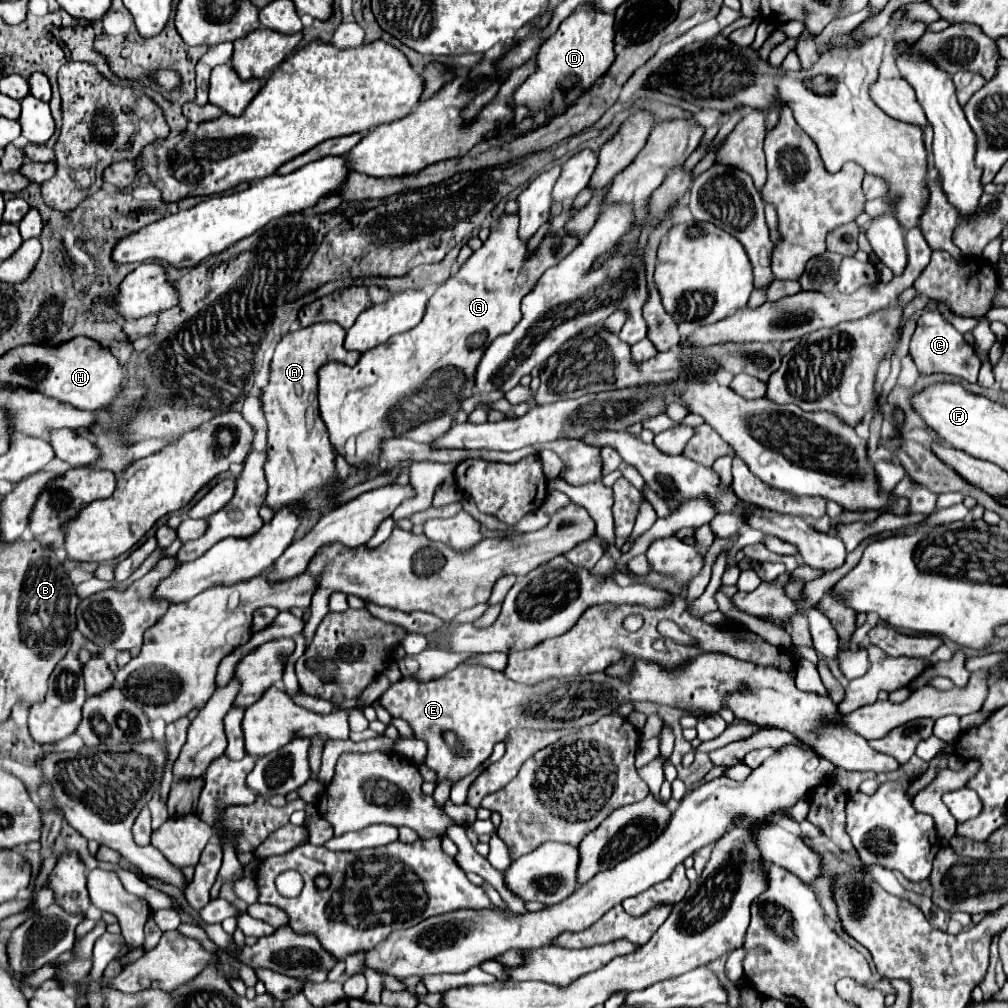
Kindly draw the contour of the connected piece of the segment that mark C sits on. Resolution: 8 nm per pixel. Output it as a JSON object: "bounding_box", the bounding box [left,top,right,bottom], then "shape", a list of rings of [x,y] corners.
{"bounding_box":[910,310,980,382],"shape":[[[938,310],[924,312],[918,318],[916,330],[910,340],[910,356],[918,366],[920,374],[950,374],[964,378],[968,382],[976,382],[978,378],[978,370],[980,370],[978,356],[974,354],[974,350],[970,350],[964,336],[952,324],[948,324]]]}

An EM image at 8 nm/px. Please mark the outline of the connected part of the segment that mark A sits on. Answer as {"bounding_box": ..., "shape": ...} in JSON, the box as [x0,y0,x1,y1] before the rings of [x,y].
{"bounding_box":[262,322,360,510],"shape":[[[320,322],[288,332],[274,350],[270,382],[262,388],[264,418],[268,422],[268,462],[264,464],[268,480],[266,504],[274,510],[300,500],[306,500],[312,510],[324,510],[336,496],[328,492],[326,496],[322,494],[322,488],[336,478],[336,468],[328,430],[318,414],[318,370],[330,360],[348,366],[360,360],[358,352],[344,348],[344,336],[346,330],[336,322]]]}

